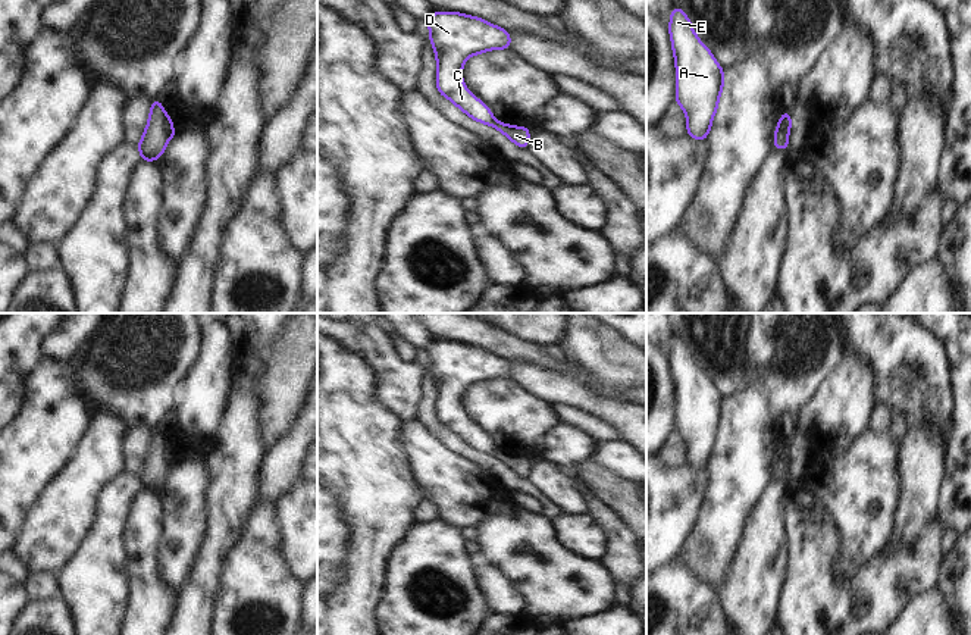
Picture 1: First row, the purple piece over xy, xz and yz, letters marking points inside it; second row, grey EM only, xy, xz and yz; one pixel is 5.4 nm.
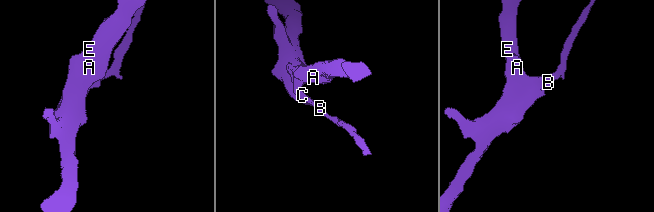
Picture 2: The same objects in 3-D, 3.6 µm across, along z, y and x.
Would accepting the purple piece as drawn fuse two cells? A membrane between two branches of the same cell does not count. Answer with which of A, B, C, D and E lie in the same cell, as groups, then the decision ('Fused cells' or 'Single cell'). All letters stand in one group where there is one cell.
Groups: A C D E / B. Fused cells.

